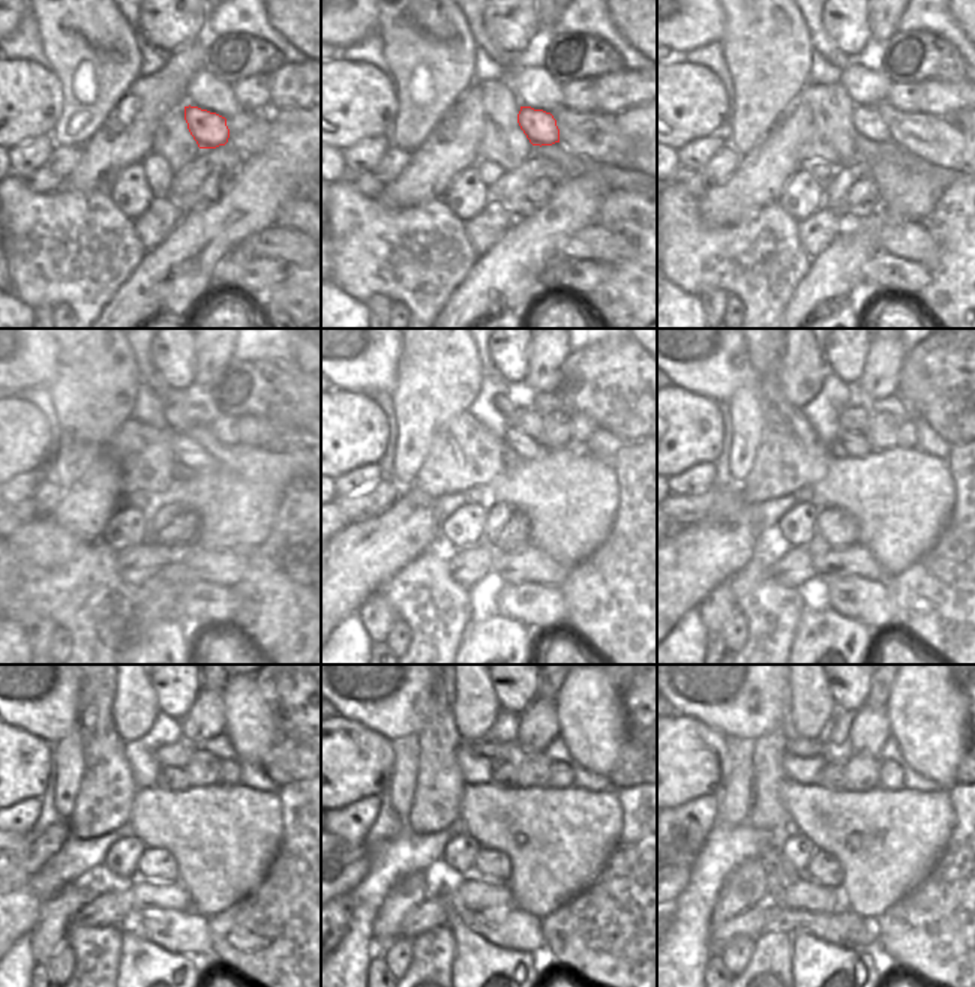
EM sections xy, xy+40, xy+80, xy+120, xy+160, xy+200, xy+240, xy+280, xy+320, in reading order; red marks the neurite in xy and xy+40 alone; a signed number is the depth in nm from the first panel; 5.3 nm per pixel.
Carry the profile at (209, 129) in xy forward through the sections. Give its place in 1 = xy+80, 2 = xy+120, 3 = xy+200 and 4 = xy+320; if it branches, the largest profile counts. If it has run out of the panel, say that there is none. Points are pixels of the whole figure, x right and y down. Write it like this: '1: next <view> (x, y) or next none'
1: next xy+80 (867, 122)
2: next xy+120 (195, 458)
3: next xy+200 (852, 444)
4: next xy+320 (831, 776)

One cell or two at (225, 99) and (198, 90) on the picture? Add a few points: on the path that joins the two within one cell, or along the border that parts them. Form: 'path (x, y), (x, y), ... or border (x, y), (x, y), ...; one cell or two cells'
path (219, 98), (204, 90); one cell

